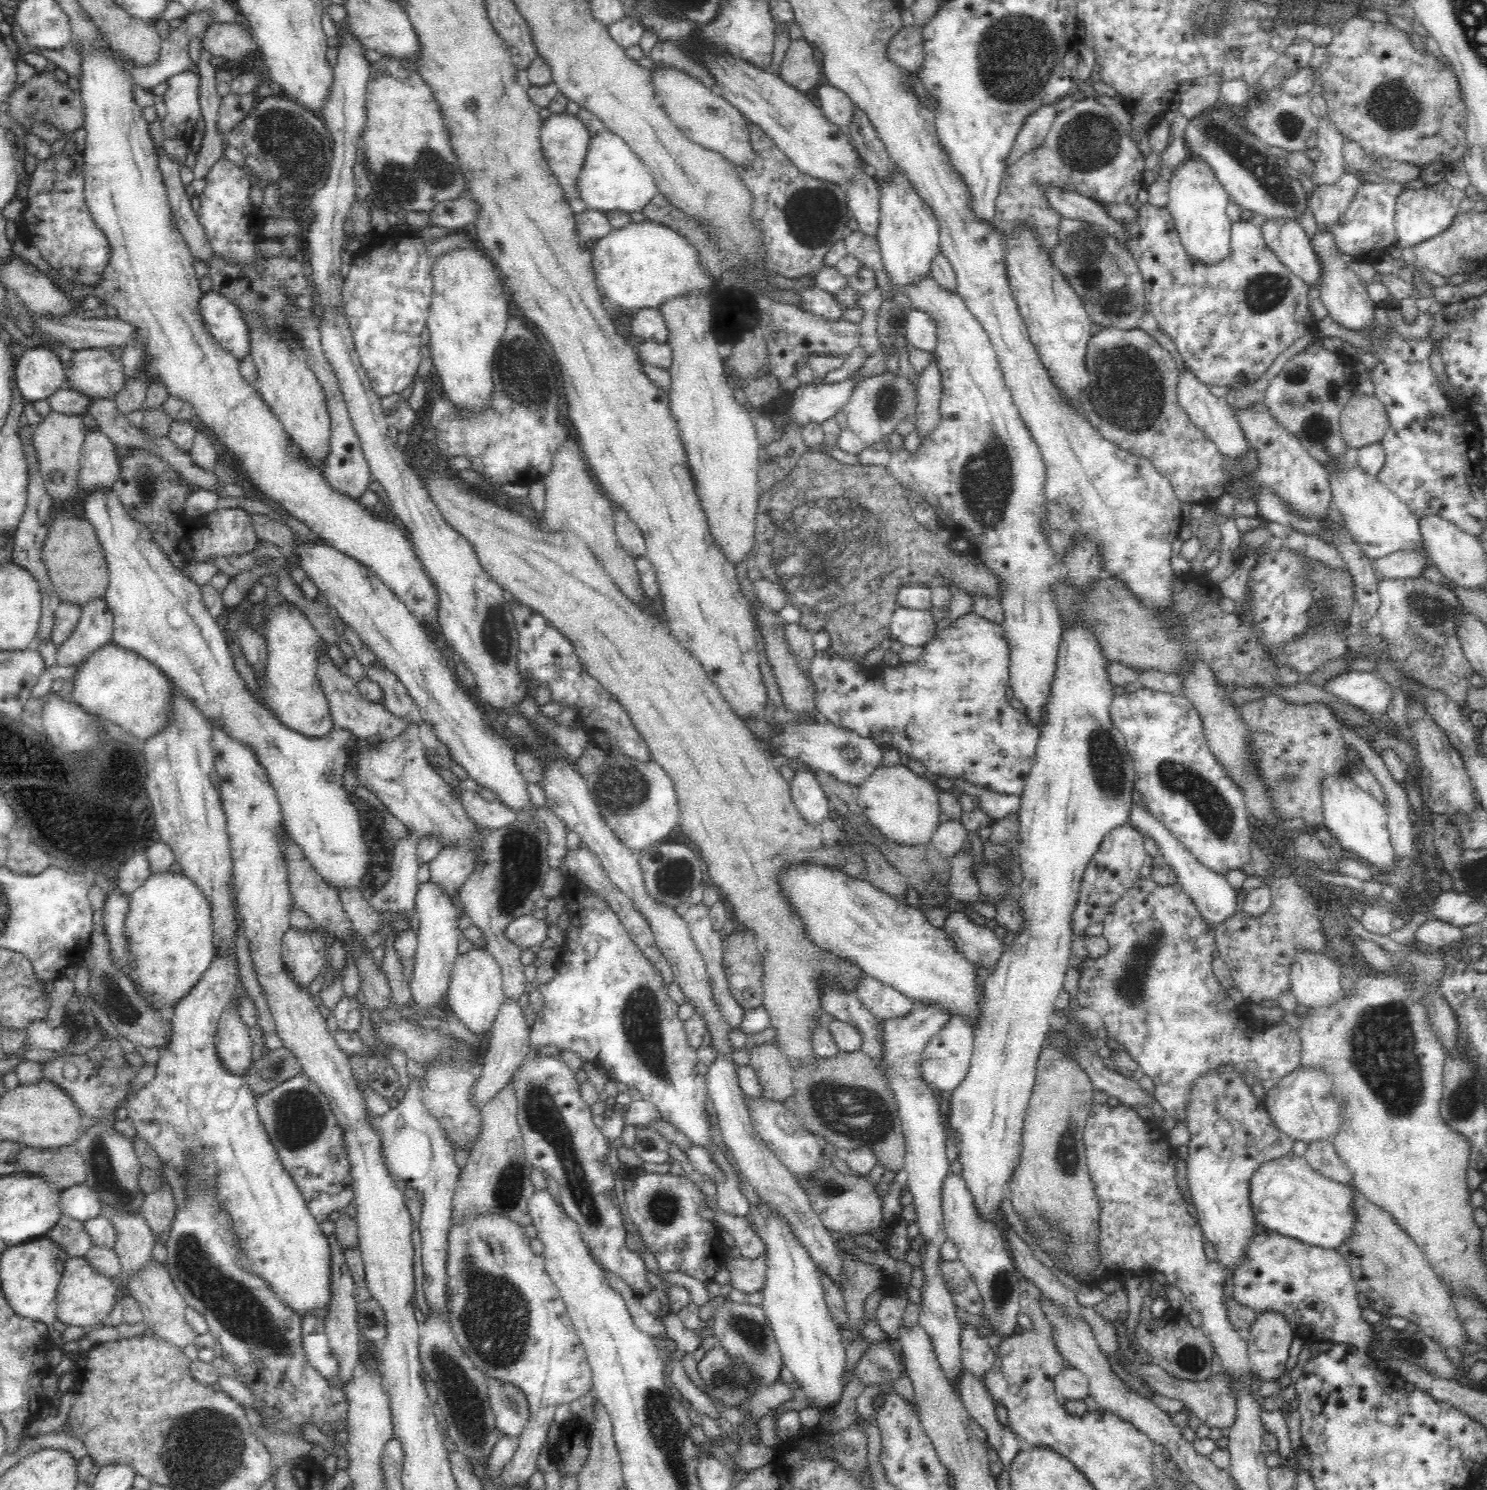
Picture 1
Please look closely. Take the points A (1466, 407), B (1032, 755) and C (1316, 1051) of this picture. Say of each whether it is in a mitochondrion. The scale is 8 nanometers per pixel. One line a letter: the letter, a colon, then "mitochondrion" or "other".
A: other
B: other
C: other

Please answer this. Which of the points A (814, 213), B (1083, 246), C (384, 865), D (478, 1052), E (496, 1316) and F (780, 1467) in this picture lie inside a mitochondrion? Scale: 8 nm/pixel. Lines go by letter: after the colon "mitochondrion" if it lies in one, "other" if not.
A: mitochondrion
B: mitochondrion
C: other
D: other
E: mitochondrion
F: other

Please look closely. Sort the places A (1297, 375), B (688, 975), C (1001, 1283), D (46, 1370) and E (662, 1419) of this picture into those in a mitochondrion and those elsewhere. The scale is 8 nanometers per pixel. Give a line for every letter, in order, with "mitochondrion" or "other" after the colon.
A: mitochondrion
B: other
C: mitochondrion
D: other
E: mitochondrion

